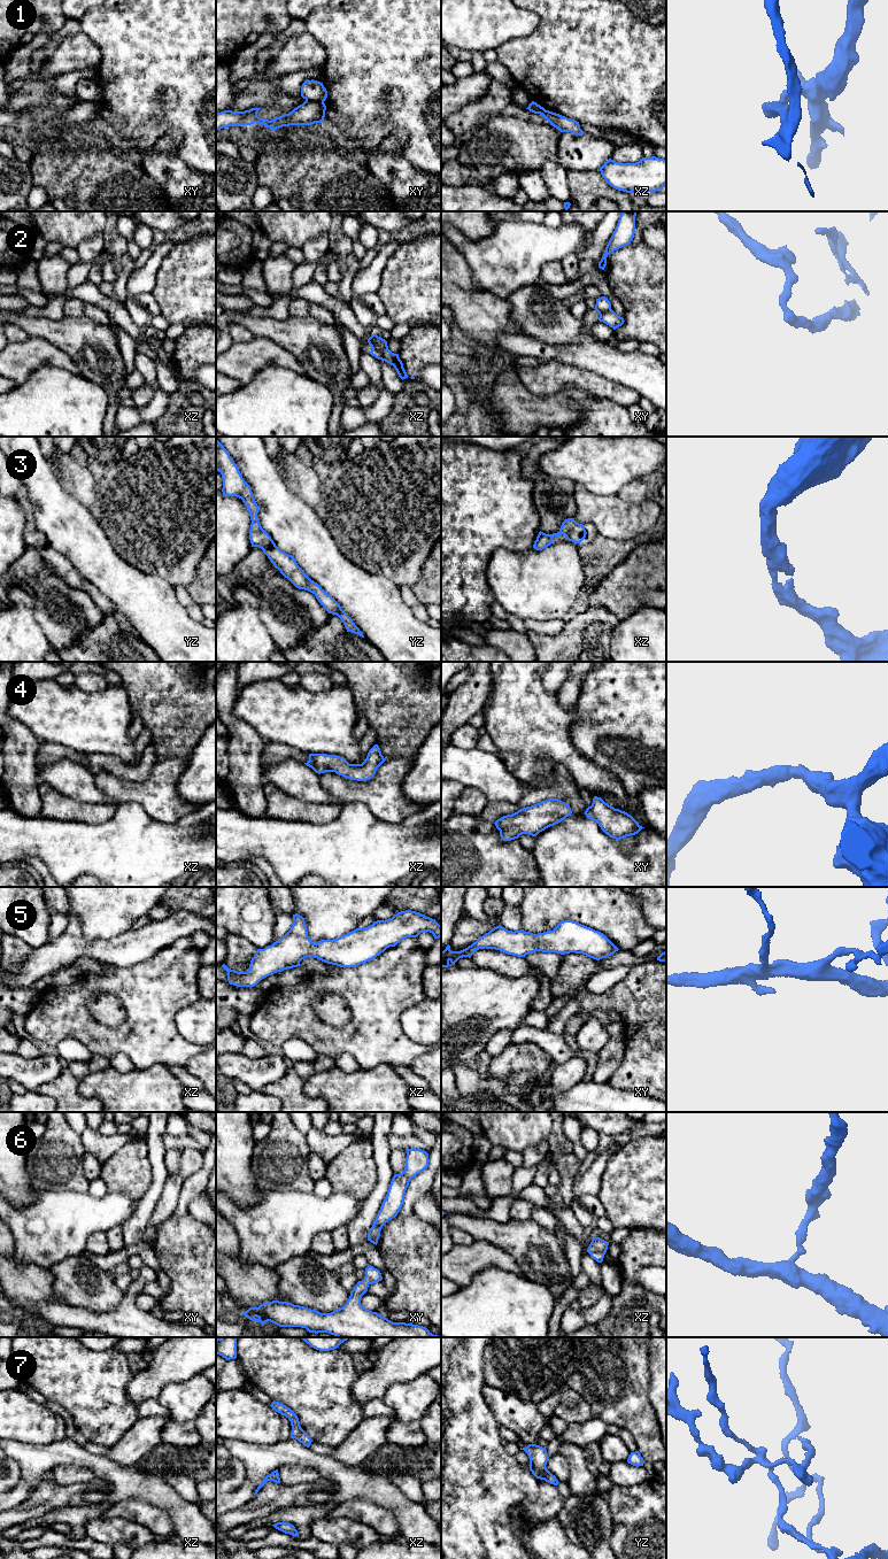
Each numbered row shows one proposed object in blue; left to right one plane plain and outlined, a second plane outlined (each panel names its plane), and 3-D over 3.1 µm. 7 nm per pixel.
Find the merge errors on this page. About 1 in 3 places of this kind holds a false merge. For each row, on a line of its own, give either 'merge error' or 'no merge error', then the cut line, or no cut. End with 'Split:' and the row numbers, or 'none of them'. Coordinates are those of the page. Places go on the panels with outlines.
1: merge error | xy (306, 99), (323, 102)
2: merge error | xz (386, 342), (380, 347), (379, 359)
3: no merge error | no cut
4: no merge error | no cut
5: no merge error | no cut
6: no merge error | no cut
7: merge error | yz (530, 1464), (538, 1467), (545, 1479)
Split: 1, 2, 7

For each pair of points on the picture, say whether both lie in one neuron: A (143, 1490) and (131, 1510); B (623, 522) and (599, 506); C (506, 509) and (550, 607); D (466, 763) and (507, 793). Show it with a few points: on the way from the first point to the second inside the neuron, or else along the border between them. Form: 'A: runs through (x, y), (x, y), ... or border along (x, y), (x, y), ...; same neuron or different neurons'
A: border along (112, 1505), (136, 1498), (146, 1500), (163, 1510); different neurons
B: runs through (617, 519), (604, 511); same neuron
C: border along (499, 547), (512, 550), (529, 550), (532, 548); different neurons
D: runs through (477, 769), (485, 771), (496, 782); same neuron

